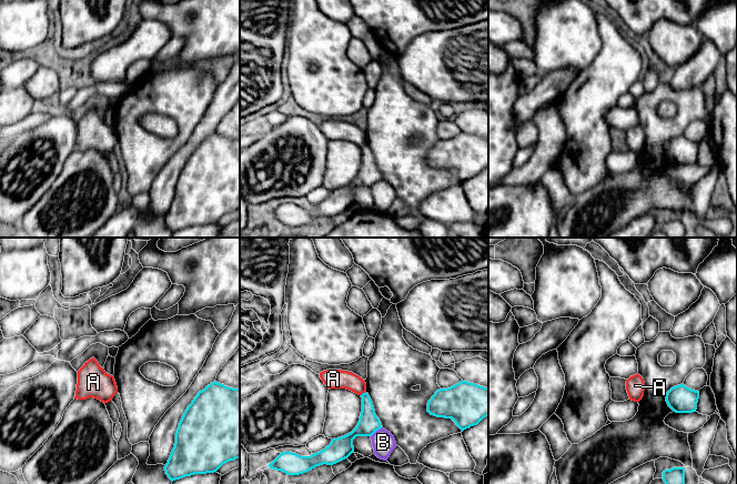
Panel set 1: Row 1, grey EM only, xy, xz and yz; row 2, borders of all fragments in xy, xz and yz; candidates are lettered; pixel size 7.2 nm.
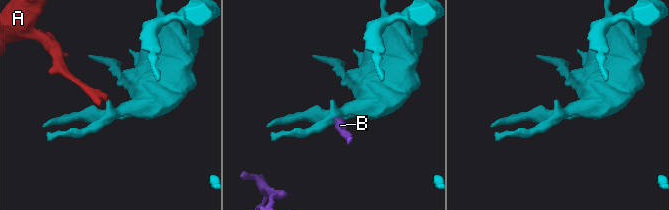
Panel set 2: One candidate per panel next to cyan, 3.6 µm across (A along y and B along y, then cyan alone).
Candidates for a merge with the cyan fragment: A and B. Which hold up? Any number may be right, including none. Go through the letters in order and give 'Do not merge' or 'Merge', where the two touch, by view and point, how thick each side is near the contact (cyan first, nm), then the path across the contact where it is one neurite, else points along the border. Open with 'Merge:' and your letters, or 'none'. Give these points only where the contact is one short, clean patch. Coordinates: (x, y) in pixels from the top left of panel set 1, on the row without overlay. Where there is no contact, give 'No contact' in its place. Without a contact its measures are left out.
Merge: none
A: Do not merge. Touches cyan at xz (363, 144). Thickness 150 nm (cyan) against 140 nm. Boundary: xz (365, 142), (361, 147)
B: Do not merge. Touches cyan at xz (376, 181). Thickness 150 nm (cyan) against 170 nm. Boundary: xz (382, 178), (371, 188)

